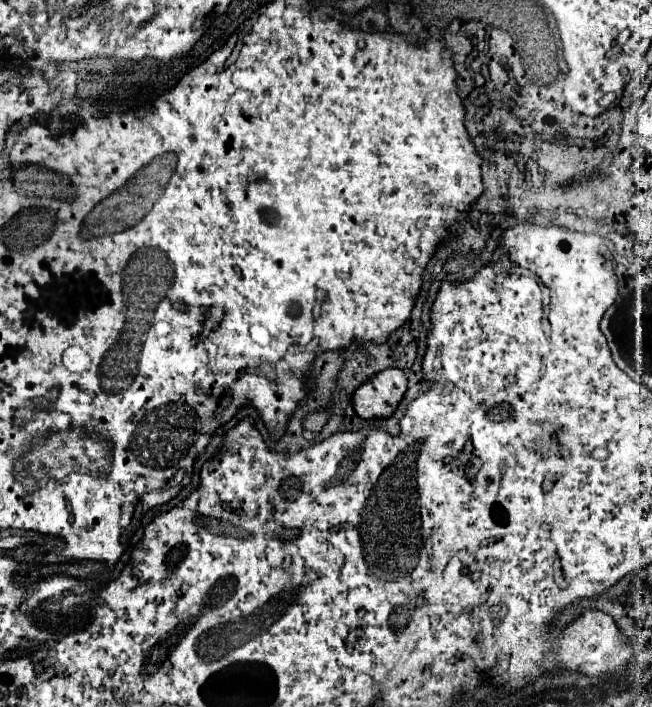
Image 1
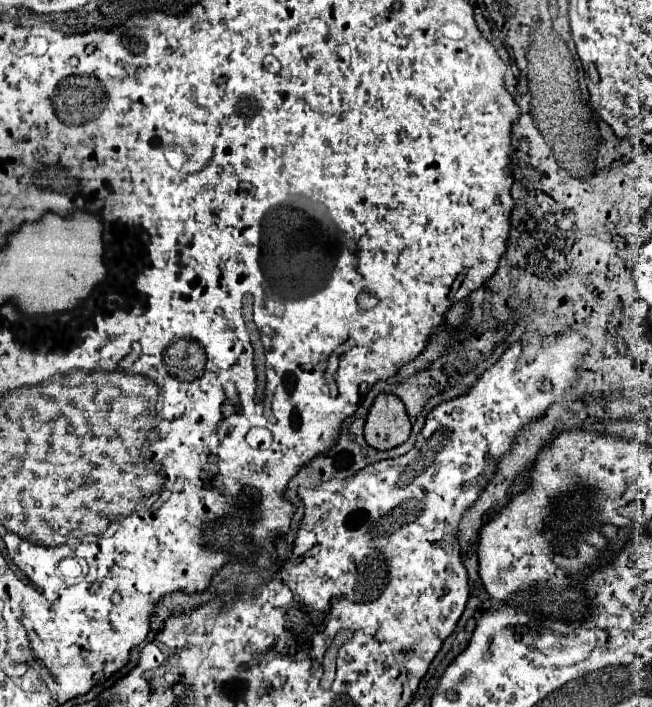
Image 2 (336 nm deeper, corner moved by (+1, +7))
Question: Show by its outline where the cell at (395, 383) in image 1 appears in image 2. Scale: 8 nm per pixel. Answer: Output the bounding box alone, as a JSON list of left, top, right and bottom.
[363,393,411,451]

